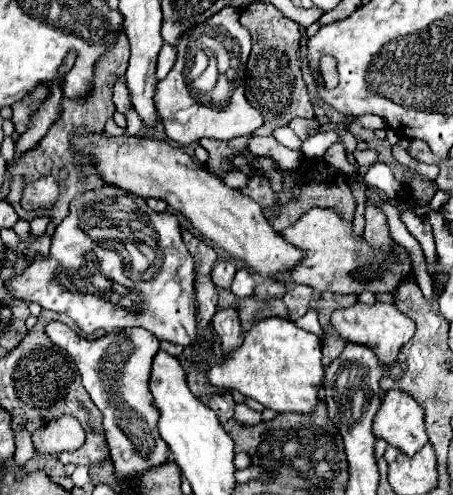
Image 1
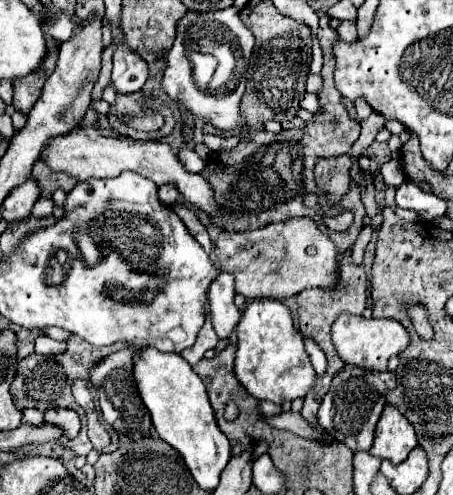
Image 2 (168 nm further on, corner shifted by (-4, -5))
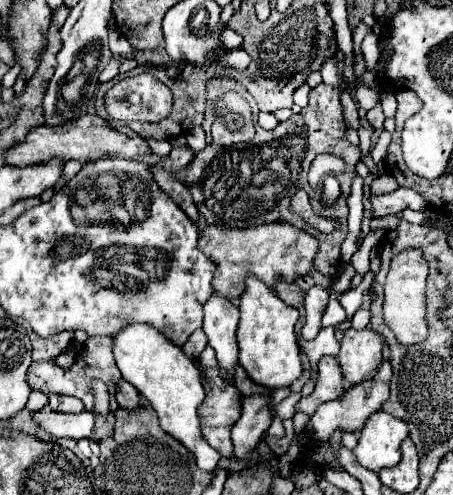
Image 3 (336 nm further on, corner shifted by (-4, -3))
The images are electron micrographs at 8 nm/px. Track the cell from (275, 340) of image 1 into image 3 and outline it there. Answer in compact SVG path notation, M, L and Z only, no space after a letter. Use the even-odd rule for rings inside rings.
M248 276L246 288L240 296L240 324L238 324L238 346L240 346L240 366L248 376L270 390L290 386L302 374L302 362L298 354L294 324L300 318L300 312L284 304L276 292L262 284L262 280Z

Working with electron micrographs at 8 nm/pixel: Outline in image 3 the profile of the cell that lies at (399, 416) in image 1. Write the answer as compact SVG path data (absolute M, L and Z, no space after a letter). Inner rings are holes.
M376 412L368 418L368 424L360 430L356 448L352 450L358 462L372 470L380 472L382 468L392 468L400 462L400 442L408 436L408 428L400 418L394 418L386 412Z

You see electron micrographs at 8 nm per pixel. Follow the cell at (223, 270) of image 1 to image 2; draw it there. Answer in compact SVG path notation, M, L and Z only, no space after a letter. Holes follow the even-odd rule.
M220 272L216 280L210 286L208 302L210 302L210 314L214 330L220 338L228 338L232 334L232 328L240 320L240 310L234 304L234 278L232 274Z

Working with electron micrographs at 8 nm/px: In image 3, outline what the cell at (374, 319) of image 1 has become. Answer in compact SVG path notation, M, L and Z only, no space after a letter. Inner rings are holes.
M348 328L340 344L338 362L350 386L370 380L382 362L382 338L370 328Z

